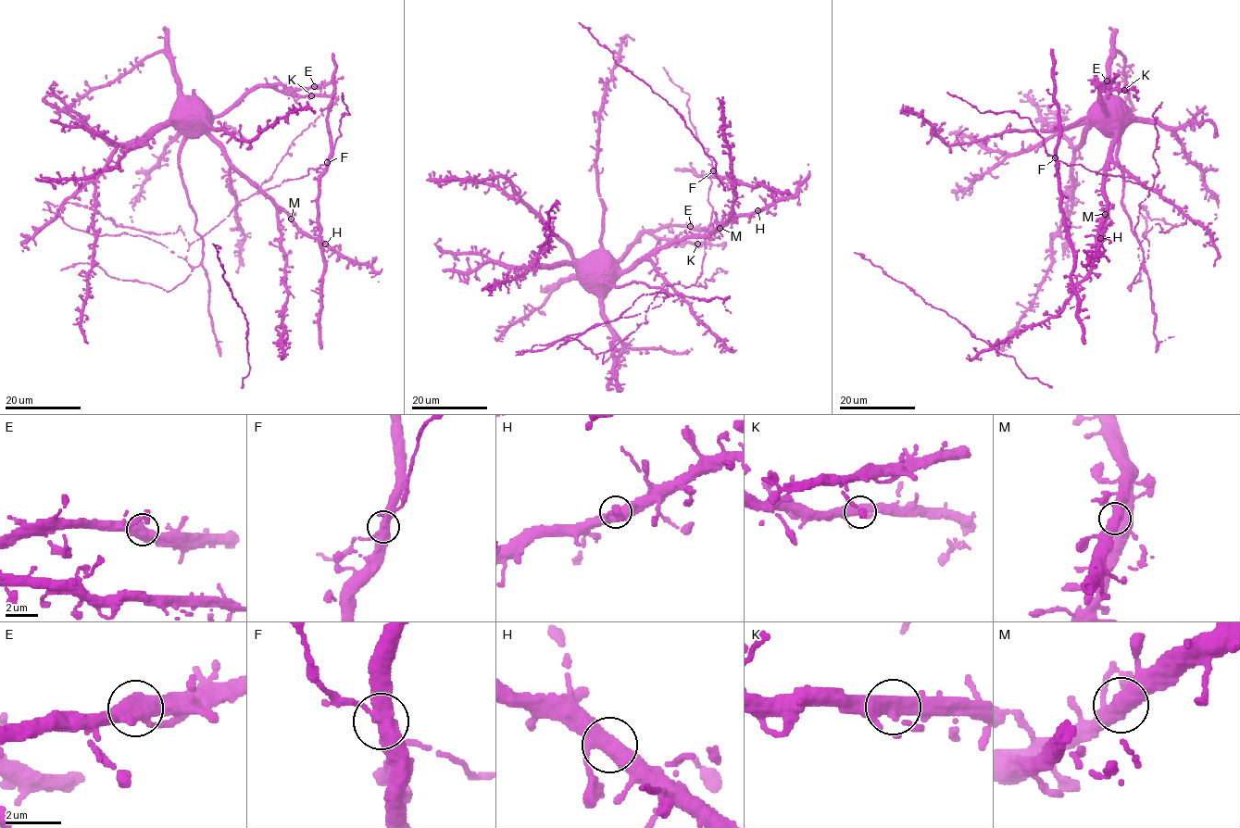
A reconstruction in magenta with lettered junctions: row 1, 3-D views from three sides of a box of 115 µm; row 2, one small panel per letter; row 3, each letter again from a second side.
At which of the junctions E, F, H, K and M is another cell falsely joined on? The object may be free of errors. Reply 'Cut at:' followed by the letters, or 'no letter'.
Cut at: F

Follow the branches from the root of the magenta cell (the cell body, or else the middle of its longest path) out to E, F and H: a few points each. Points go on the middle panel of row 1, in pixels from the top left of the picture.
E: (586, 271), (593, 270), (601, 264), (621, 261), (640, 233), (669, 226), (690, 226)
F: (586, 271), (590, 285), (695, 284), (712, 214), (707, 199), (713, 170)
H: (586, 271), (588, 264), (615, 263), (625, 269), (660, 248), (686, 238), (707, 238), (736, 217), (757, 210)

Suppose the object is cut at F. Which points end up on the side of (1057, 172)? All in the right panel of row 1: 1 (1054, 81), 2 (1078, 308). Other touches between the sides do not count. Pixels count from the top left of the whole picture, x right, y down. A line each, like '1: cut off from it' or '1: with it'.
1: with it
2: with it

